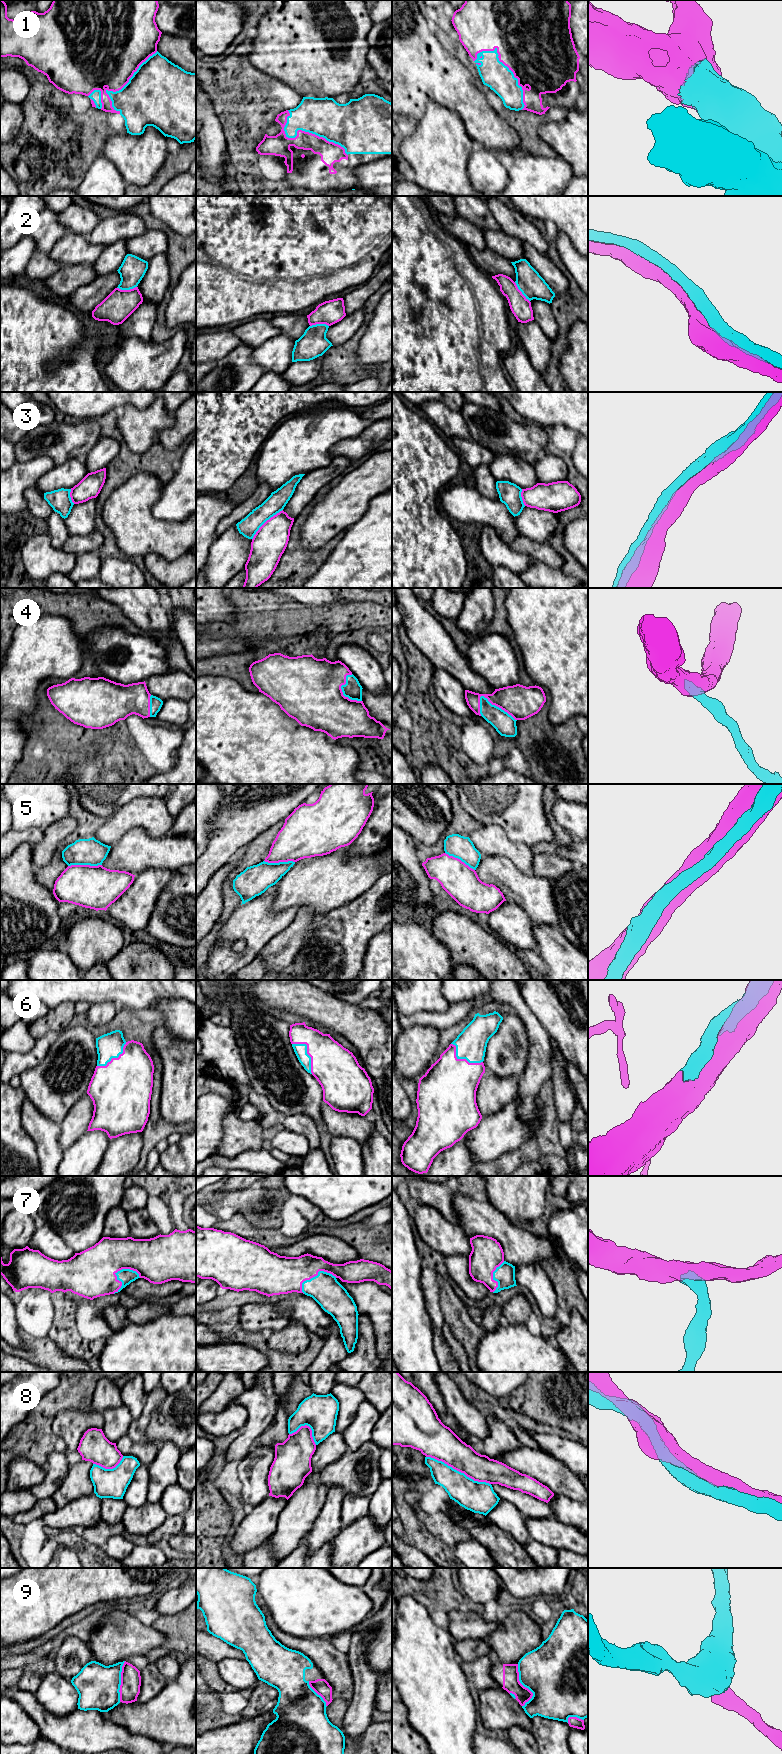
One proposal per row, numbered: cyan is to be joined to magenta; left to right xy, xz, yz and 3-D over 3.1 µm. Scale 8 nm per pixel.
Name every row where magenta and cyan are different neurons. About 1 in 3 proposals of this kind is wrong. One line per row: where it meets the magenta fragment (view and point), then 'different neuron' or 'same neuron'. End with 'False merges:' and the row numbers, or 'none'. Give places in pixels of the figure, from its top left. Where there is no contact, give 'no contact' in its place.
1: meets magenta in xz at (304, 131); same neuron
2: meets magenta in yz at (521, 292); different neuron
3: meets magenta in xz at (265, 522); different neuron
4: meets magenta in yz at (498, 706); same neuron
5: meets magenta in xy at (84, 865); different neuron
6: meets magenta in xz at (307, 1052); same neuron
7: meets magenta in xy at (117, 1271); same neuron
8: meets magenta in yz at (458, 1470); different neuron
9: meets magenta in yz at (523, 1686); same neuron
False merges: 2, 3, 5, 8

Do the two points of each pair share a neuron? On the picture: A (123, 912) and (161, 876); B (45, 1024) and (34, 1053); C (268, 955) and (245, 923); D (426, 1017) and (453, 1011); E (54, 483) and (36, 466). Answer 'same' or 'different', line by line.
A: same
B: different
C: different
D: same
E: different

